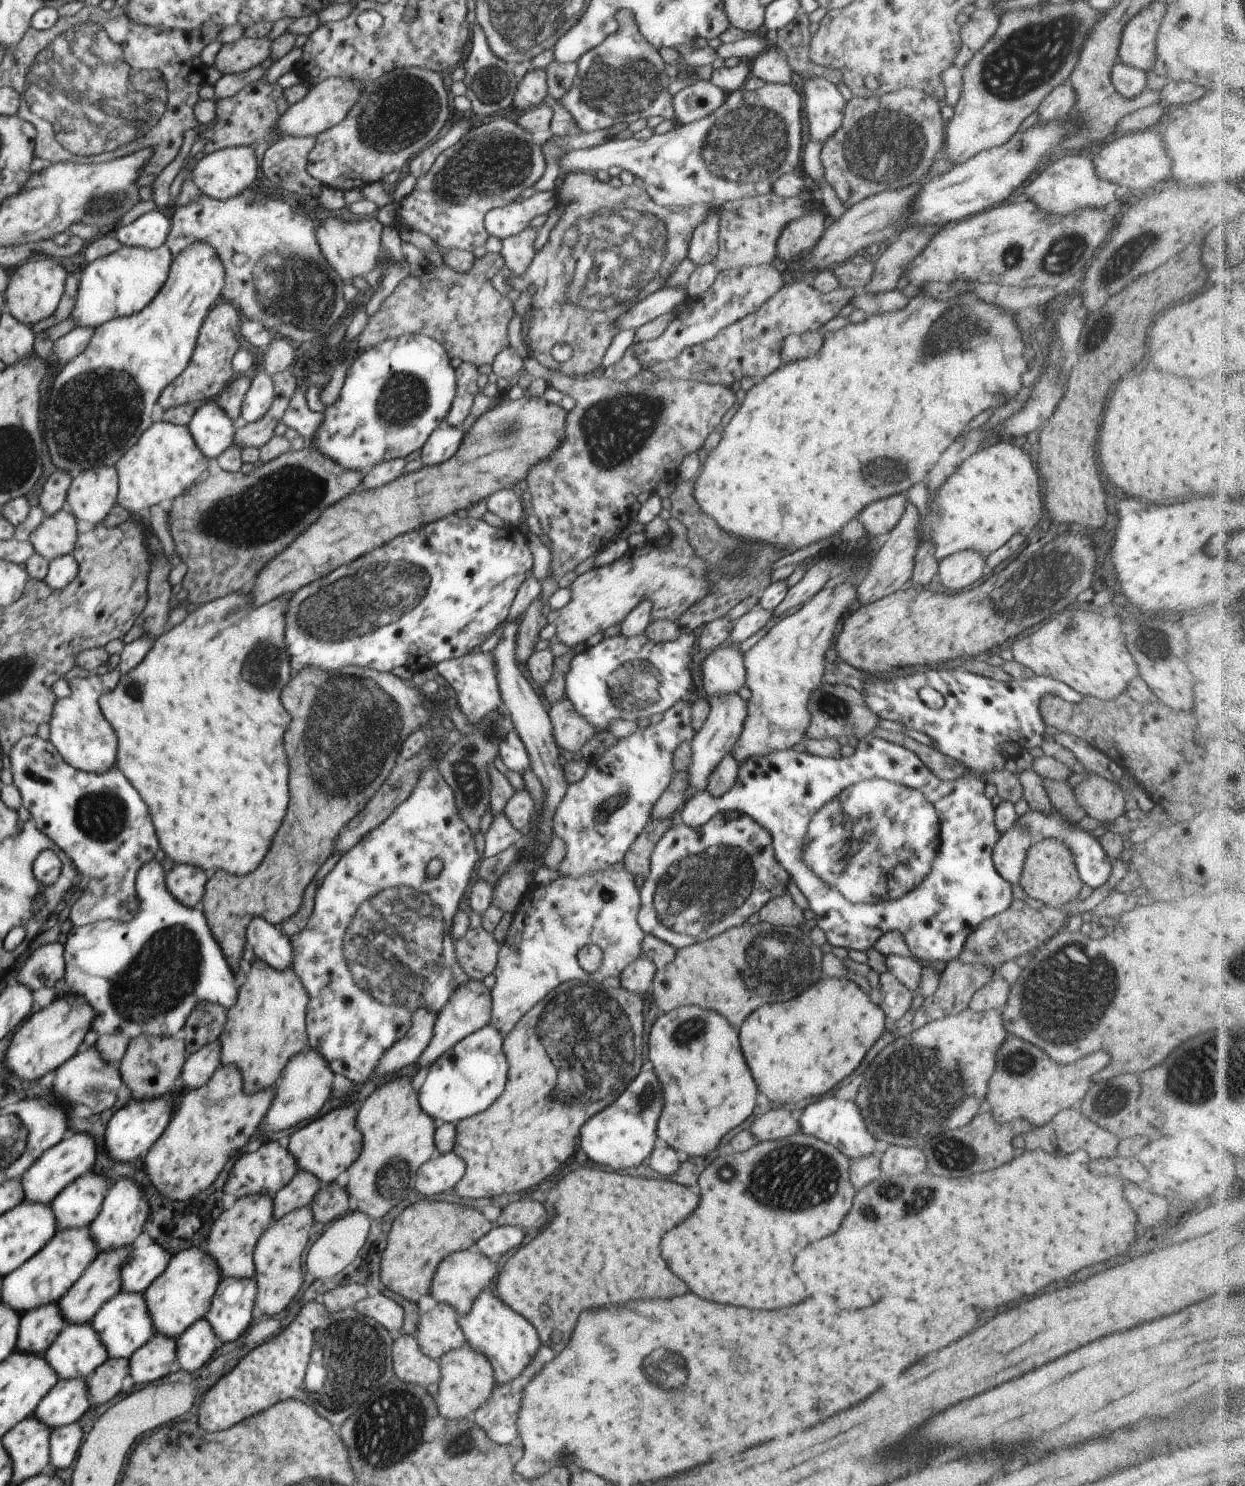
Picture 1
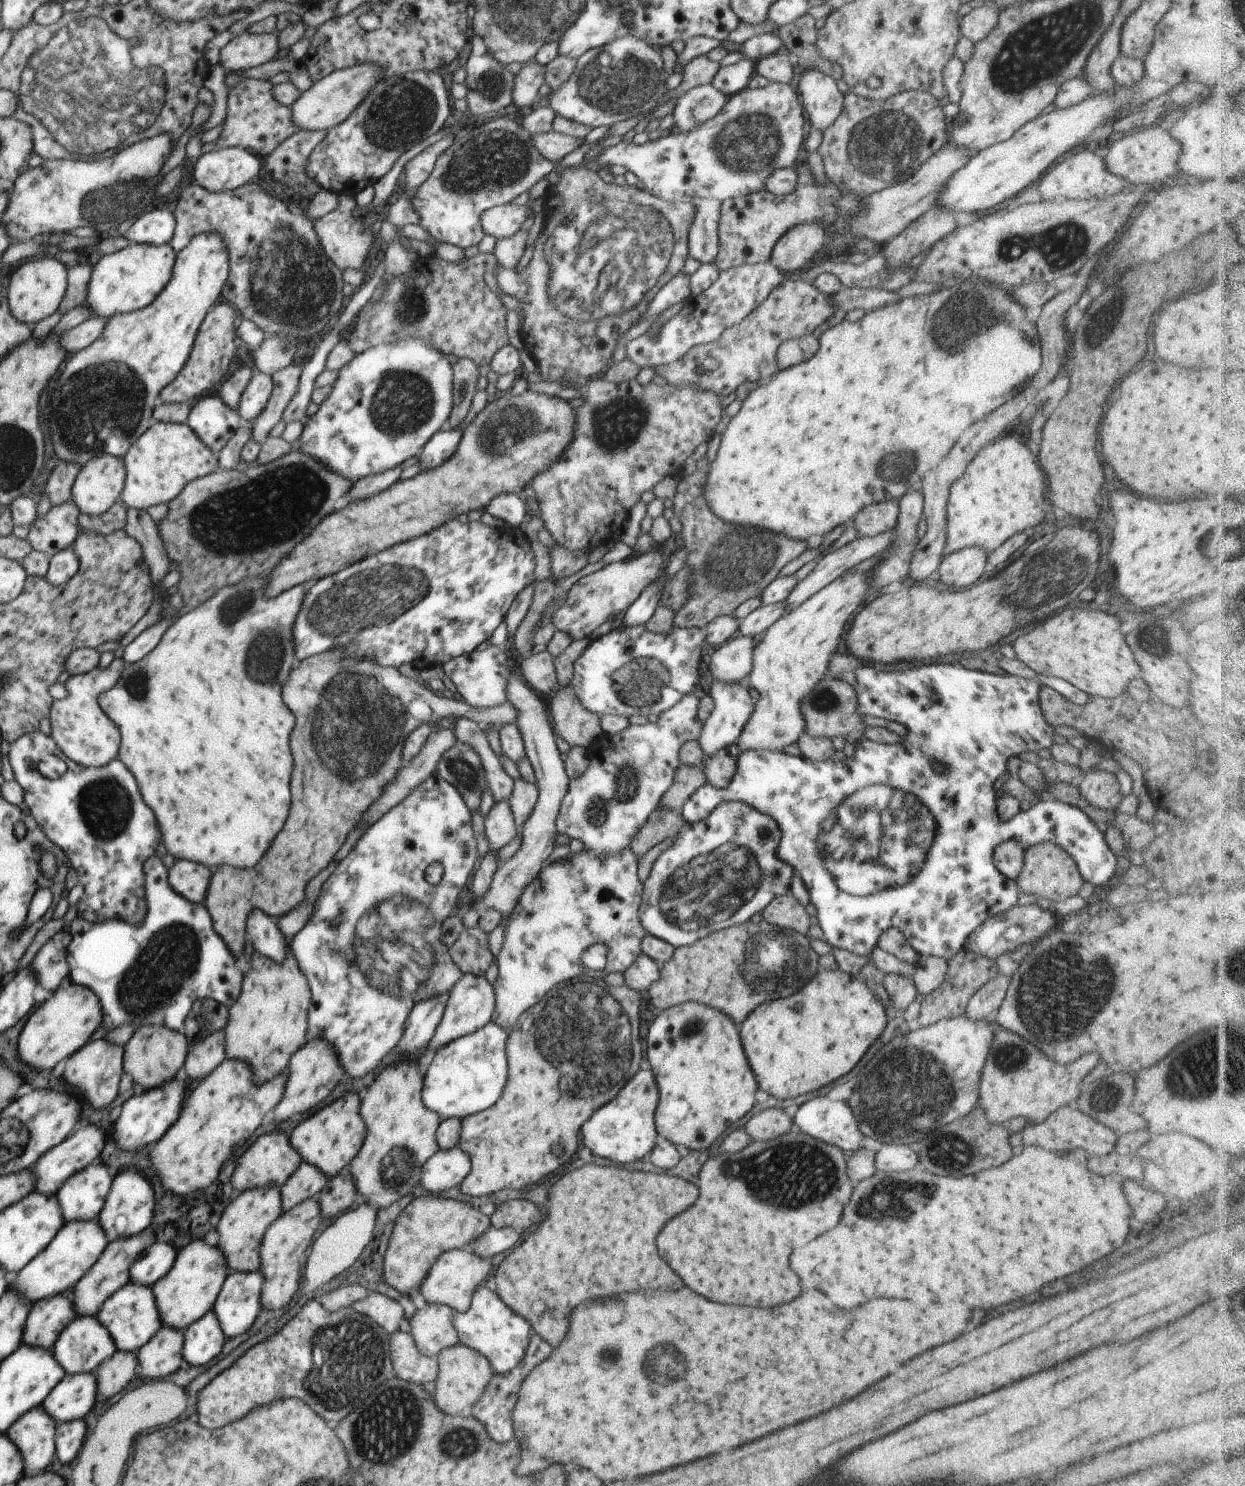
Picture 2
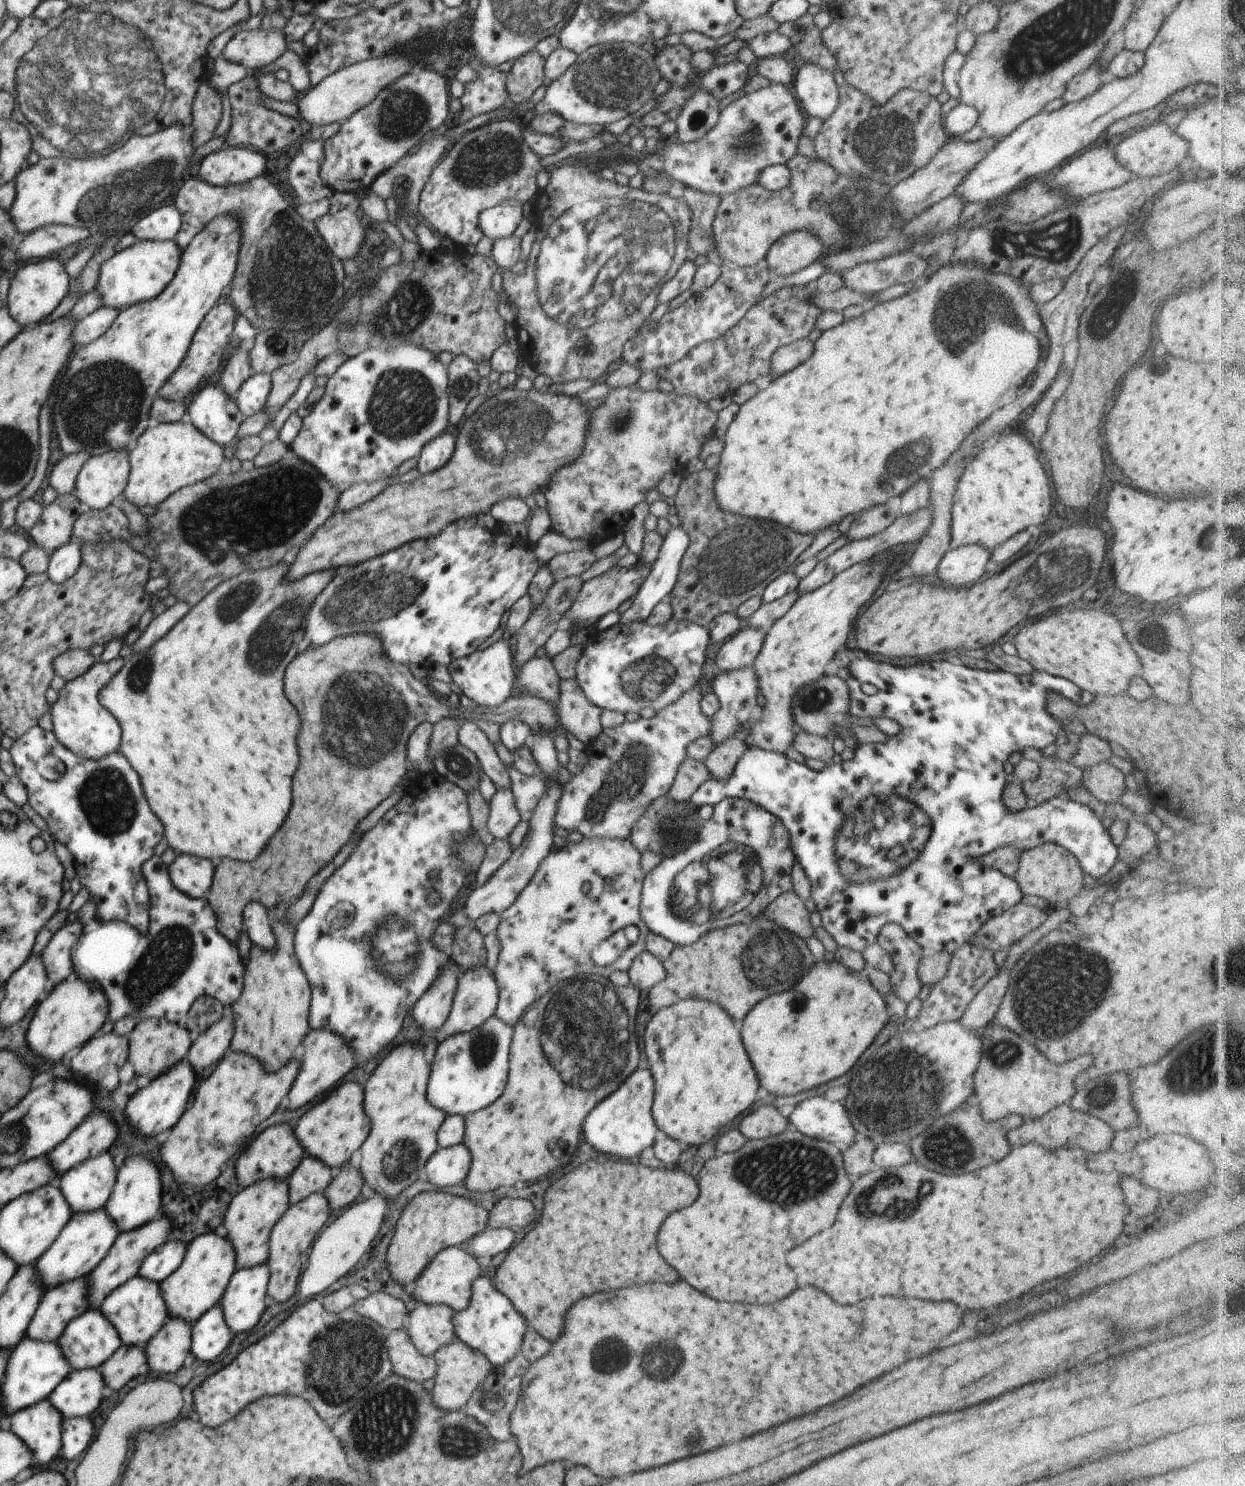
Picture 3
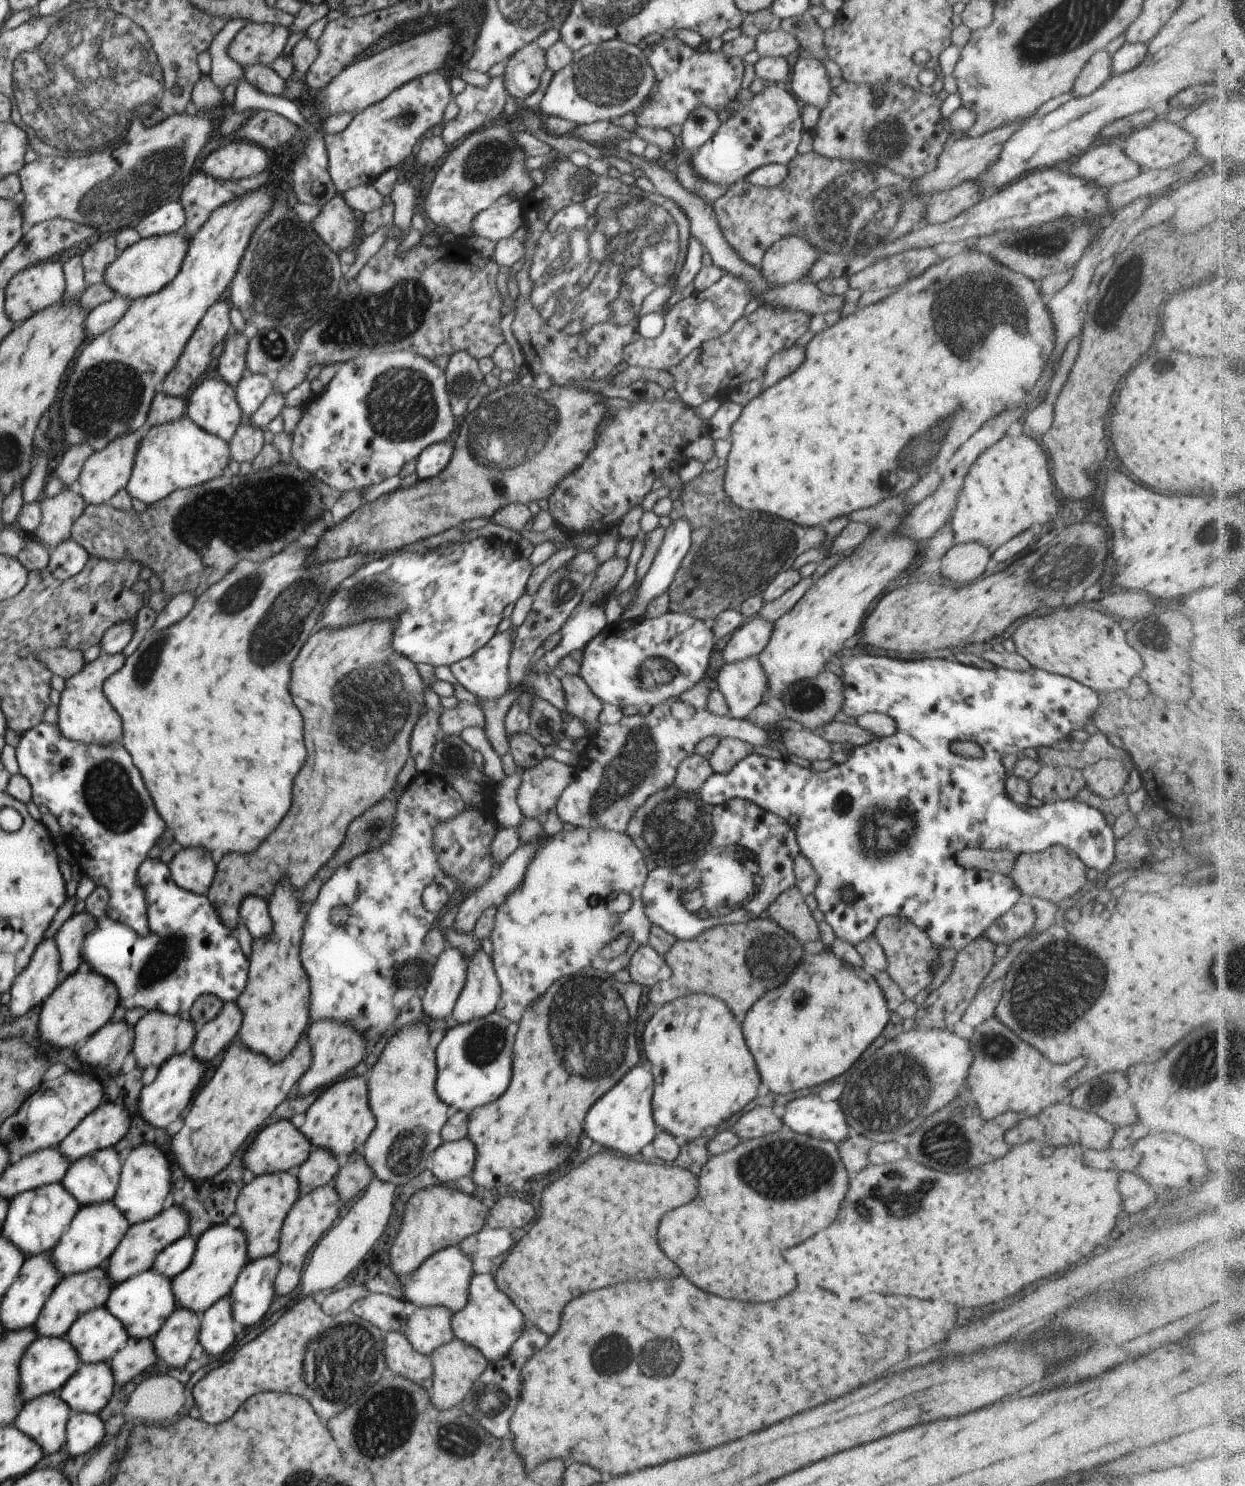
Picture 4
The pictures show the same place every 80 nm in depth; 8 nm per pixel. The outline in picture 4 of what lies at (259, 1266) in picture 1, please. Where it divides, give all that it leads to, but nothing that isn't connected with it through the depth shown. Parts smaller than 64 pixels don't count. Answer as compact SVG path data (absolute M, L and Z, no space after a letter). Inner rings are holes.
M333 1183L318 1187L308 1194L300 1196L294 1203L285 1218L279 1238L279 1249L276 1252L281 1260L280 1270L274 1281L276 1296L290 1294L298 1286L298 1283L300 1284L303 1275L302 1270L304 1270L310 1250L332 1227L332 1222L338 1218L340 1207L343 1205L344 1202L339 1197L339 1192Z

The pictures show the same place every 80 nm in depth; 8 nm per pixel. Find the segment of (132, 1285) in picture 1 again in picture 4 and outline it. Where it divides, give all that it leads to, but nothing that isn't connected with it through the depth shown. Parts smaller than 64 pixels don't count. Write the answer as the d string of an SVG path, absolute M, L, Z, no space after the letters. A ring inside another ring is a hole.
M188 1234L167 1246L157 1257L152 1269L173 1279L181 1275L192 1262L196 1243Z

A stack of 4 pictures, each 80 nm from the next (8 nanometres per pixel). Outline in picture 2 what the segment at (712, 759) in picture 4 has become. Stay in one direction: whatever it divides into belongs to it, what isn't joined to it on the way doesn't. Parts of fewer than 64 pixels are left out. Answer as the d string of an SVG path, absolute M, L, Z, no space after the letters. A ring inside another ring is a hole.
M732 743L708 757L702 764L707 782L716 788L726 788L736 772L737 760L741 754L737 743Z

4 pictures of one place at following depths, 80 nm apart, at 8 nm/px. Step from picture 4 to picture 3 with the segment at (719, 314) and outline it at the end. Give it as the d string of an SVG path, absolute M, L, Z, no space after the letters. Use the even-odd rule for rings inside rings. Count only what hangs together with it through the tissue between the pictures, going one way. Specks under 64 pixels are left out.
M765 264L753 267L727 267L719 279L700 295L687 298L683 305L667 311L658 322L655 332L641 328L623 348L623 360L642 371L669 367L687 355L700 343L720 338L728 332L756 304L758 296L770 279L771 272Z

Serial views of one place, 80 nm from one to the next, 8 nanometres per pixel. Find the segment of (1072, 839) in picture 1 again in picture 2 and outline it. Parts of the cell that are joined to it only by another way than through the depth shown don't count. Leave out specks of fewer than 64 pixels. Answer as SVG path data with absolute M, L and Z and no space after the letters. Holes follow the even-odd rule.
M958 661L947 664L926 662L916 668L892 672L876 670L872 664L859 665L854 673L857 713L862 717L874 716L903 724L909 732L908 736L902 737L904 742L882 744L861 741L856 743L854 757L838 762L834 758L811 761L802 755L790 756L784 751L750 749L739 756L736 772L726 788L716 788L706 782L680 810L683 819L693 825L704 820L721 802L742 801L776 820L781 832L777 855L791 864L802 878L810 893L811 903L816 907L826 942L833 947L866 956L877 946L878 938L886 929L896 927L920 956L950 960L960 949L966 948L968 937L985 920L1017 904L1021 893L1017 881L1006 878L992 863L994 848L1012 839L1021 842L1024 848L1043 842L1057 844L1076 861L1083 879L1095 884L1098 889L1115 875L1118 852L1108 846L1106 833L1081 808L1043 797L1033 807L1020 811L1007 821L1003 821L997 812L994 782L1006 772L1006 762L1012 760L1012 756L1019 757L1028 751L1037 753L1042 748L1052 746L1054 726L1044 719L1040 709L1042 686L1053 688L1074 704L1085 705L1090 699L1089 694L1058 677L1036 674L1027 679L1008 673L992 674L965 668ZM849 831L869 842L861 842L860 845L858 841L854 844L855 853L849 852L849 838L844 840L844 834Z

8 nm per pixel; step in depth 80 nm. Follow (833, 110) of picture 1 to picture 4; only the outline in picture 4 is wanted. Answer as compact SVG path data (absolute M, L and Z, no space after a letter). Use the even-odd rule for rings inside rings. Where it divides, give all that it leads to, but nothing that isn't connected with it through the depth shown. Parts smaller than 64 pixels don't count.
M807 54L796 59L792 72L792 92L806 105L818 107L821 112L831 93L828 72L824 62Z

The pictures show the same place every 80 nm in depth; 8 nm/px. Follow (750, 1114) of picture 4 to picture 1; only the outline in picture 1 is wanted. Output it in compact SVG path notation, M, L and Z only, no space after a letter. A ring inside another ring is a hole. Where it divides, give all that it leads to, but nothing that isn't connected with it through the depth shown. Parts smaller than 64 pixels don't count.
M781 1108L768 1110L750 1124L750 1132L756 1140L778 1140L800 1132L799 1120L794 1120L790 1111Z

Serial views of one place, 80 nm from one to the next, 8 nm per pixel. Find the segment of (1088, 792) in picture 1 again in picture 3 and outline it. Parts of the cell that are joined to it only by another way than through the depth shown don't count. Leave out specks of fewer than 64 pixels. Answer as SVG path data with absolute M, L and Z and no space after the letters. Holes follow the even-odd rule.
M1106 761L1085 768L1081 784L1094 798L1112 804L1120 800L1126 789L1126 775Z

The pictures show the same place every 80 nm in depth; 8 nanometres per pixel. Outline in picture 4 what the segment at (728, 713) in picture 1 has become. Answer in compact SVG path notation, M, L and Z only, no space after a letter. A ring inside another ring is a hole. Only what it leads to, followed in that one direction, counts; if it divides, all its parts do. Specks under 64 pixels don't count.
M758 655L726 663L719 671L717 683L729 706L729 716L734 719L744 719L762 702L762 695L769 690L769 682Z

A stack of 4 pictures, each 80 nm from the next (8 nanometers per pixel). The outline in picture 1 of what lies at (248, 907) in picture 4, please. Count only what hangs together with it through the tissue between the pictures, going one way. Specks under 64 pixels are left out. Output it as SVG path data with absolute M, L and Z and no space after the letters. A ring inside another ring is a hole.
M252 917L247 924L245 937L246 942L253 946L256 958L277 971L292 967L291 940L281 930L280 925L273 925L262 917Z

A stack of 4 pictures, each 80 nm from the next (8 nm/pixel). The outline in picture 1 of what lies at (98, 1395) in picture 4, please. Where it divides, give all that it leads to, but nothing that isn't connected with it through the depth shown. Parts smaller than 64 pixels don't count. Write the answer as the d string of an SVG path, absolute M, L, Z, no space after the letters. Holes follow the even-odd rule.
M60 1379L38 1403L34 1418L53 1429L78 1421L90 1406L85 1379Z

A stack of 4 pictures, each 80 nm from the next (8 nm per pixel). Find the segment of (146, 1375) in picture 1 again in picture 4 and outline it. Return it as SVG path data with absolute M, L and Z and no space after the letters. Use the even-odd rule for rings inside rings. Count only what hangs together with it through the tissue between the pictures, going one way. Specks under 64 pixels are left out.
M178 1306L152 1338L159 1364L156 1369L180 1368L198 1346L201 1314Z

